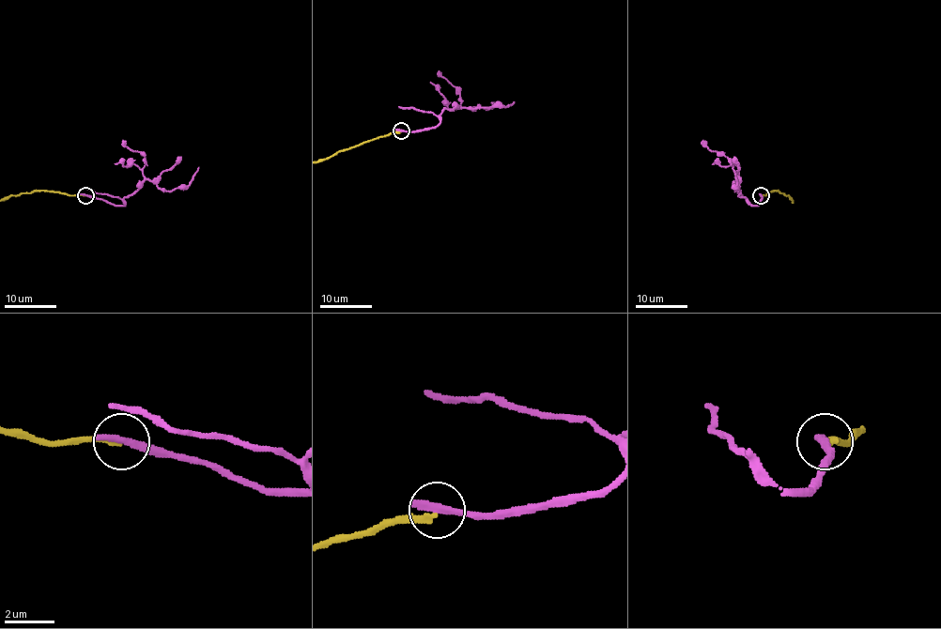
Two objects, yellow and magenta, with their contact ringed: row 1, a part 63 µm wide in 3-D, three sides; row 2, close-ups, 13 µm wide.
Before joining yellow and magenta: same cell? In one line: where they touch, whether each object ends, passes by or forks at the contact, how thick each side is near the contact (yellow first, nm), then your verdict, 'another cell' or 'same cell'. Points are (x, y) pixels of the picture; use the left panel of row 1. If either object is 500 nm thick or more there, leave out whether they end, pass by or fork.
at (85, 195); yellow ends there; magenta ends there; 240 nm thick on the yellow side, 400 nm on the other; another cell

